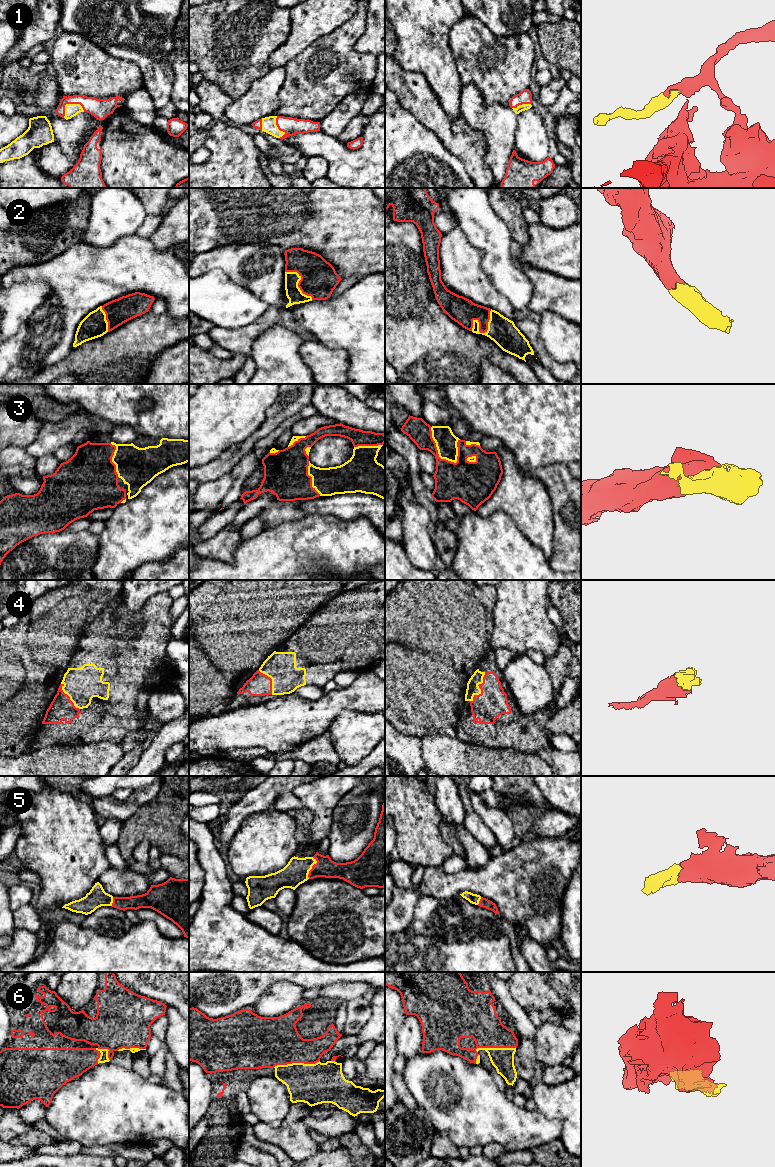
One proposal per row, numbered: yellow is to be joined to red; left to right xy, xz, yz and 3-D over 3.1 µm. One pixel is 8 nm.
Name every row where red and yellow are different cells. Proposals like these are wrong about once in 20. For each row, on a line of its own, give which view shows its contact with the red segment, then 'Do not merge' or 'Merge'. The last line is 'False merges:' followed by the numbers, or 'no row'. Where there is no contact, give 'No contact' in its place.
1: Touches red in xy. Merge
2: Touches red in yz. Merge
3: Touches red in yz. Merge
4: Touches red in yz. Merge
5: Touches red in xz. Merge
6: Touches red in xz. Merge
False merges: no row

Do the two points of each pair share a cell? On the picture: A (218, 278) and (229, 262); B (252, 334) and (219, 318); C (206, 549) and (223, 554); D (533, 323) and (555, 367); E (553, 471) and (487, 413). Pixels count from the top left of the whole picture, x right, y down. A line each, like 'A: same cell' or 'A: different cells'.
A: different cells
B: different cells
C: same cell
D: same cell
E: different cells

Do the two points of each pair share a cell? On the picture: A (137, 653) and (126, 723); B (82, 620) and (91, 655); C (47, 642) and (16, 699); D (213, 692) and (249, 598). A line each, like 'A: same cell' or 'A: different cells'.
A: same cell
B: different cells
C: same cell
D: same cell

